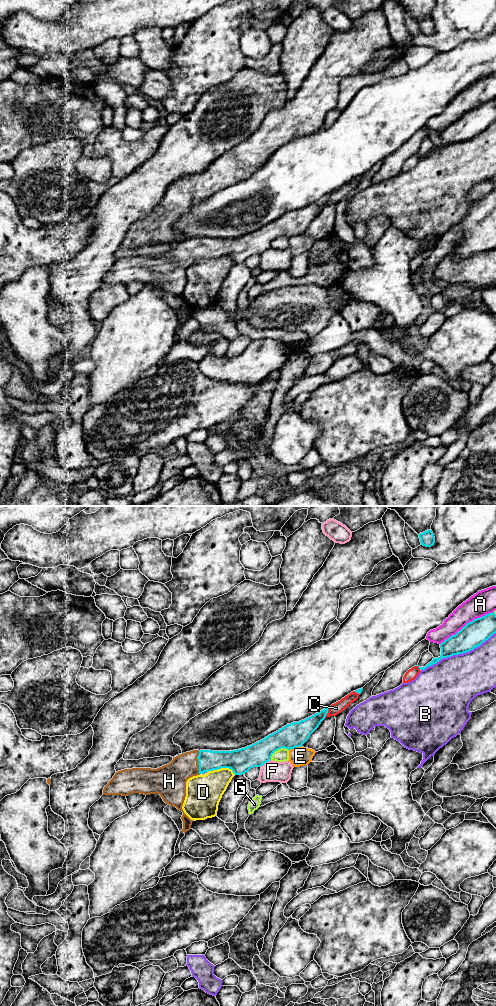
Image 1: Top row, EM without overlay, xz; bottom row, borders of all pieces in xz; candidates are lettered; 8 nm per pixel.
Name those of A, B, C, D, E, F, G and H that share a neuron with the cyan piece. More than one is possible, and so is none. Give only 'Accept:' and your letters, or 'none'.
Accept: H

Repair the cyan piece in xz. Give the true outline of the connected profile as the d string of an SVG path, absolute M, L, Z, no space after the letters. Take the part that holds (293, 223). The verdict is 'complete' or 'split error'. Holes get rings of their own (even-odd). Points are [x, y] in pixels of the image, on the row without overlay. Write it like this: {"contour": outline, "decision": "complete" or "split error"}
{"contour": "M326 195L304 208L287 212L245 236L233 239L193 238L174 245L169 252L157 257L118 259L104 275L103 283L159 282L166 292L183 300L183 317L180 320L186 321L193 310L182 297L189 266L221 256L229 256L235 263L242 263L253 255L261 255L271 248L275 239L301 235L325 207L328 198Z", "decision": "split error"}

